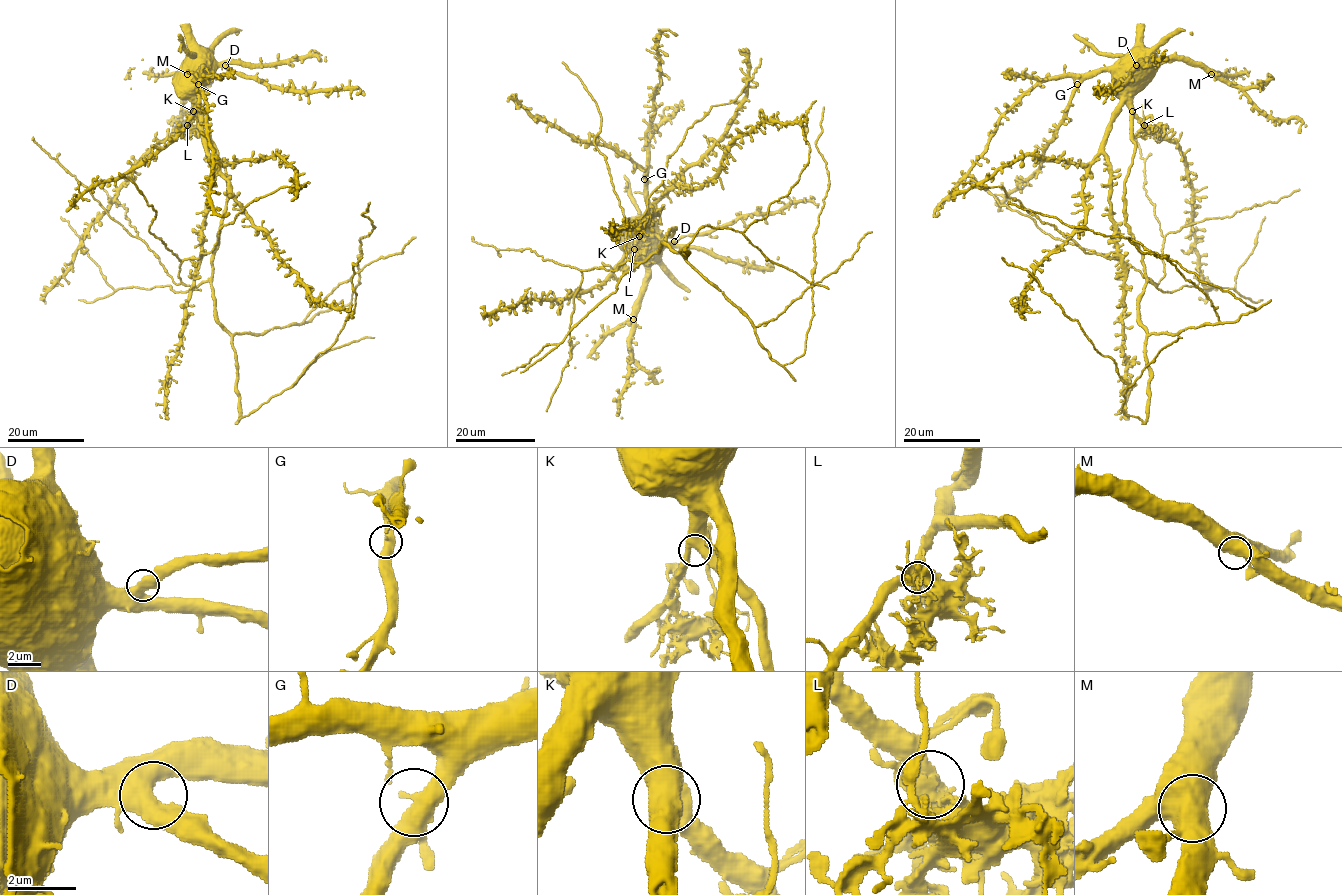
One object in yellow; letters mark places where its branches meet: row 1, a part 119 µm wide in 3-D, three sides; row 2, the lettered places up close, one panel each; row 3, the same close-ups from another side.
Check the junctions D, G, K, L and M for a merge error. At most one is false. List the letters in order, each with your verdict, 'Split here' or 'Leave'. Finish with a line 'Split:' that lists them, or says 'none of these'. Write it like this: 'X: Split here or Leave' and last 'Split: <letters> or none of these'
D: Leave
G: Leave
K: Leave
L: Split here
M: Leave
Split: L

